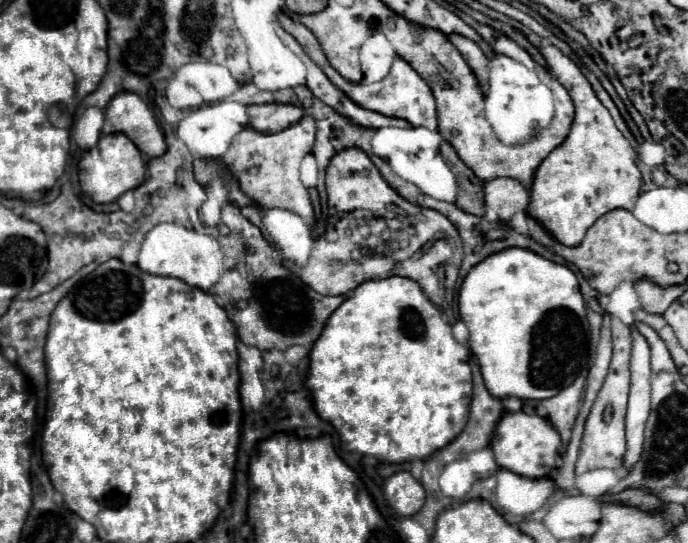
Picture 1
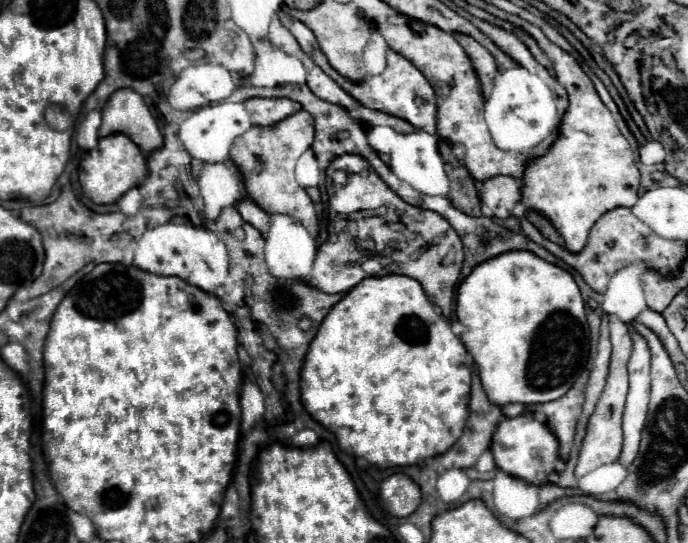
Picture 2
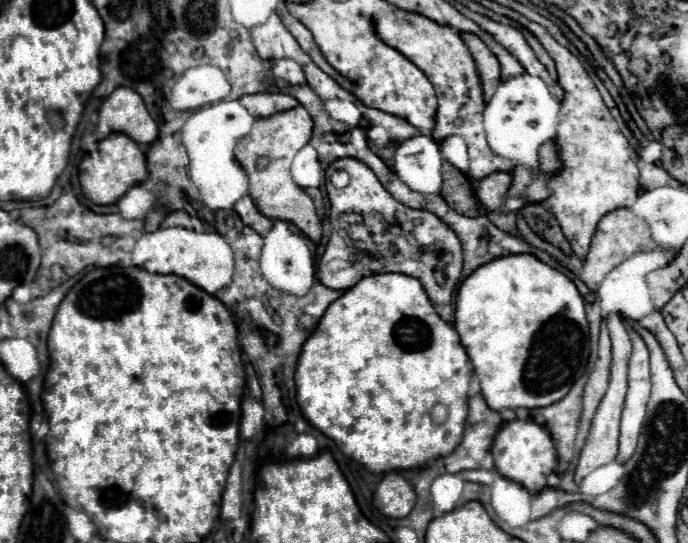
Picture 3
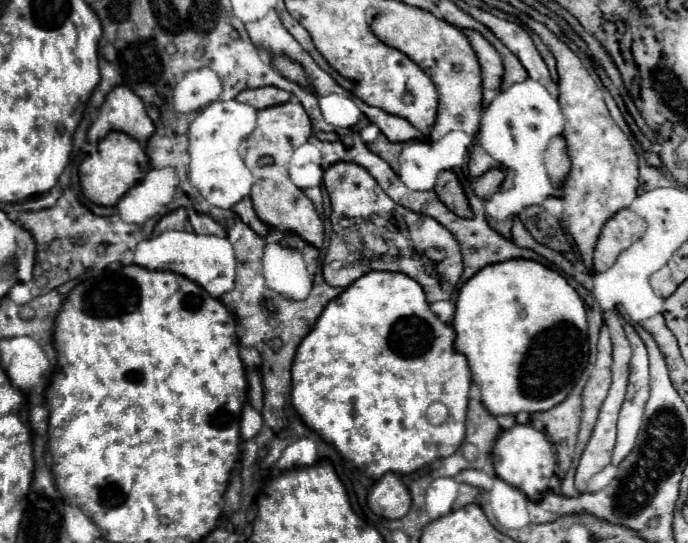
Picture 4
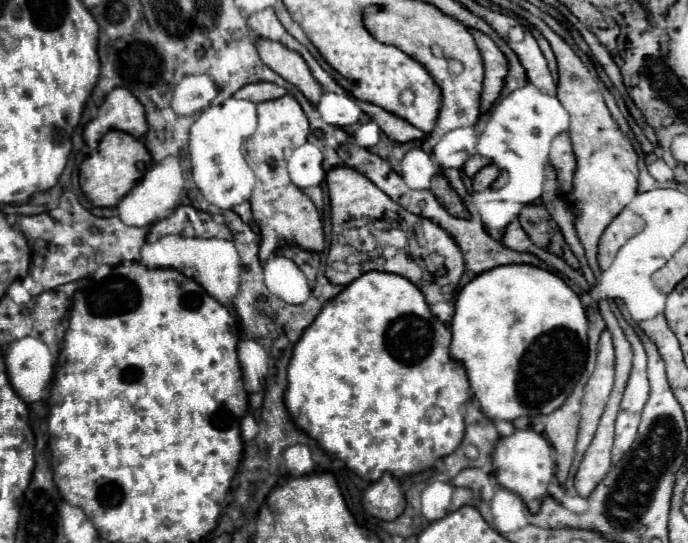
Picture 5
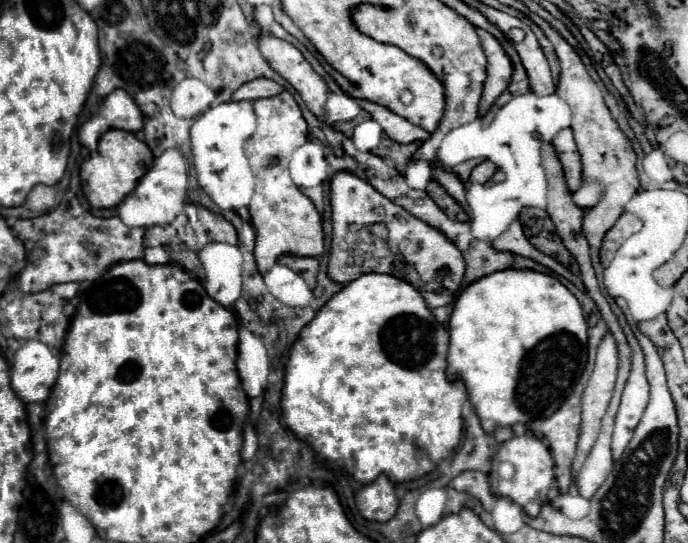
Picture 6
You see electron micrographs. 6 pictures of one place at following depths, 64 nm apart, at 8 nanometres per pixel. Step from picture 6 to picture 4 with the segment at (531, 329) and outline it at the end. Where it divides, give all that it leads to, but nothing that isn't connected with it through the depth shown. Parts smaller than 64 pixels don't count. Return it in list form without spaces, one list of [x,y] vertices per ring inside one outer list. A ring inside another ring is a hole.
[[[508,260],[508,262],[500,262],[500,264],[490,264],[488,268],[482,268],[478,274],[474,274],[468,282],[462,284],[462,288],[458,290],[458,298],[456,298],[456,314],[452,320],[452,328],[456,332],[454,338],[454,350],[464,354],[472,372],[472,382],[480,388],[482,394],[482,404],[484,408],[492,414],[492,416],[516,416],[518,412],[546,412],[550,408],[554,408],[556,404],[560,404],[572,390],[572,386],[576,384],[578,376],[582,374],[586,360],[588,360],[588,324],[586,324],[586,308],[582,298],[578,296],[578,292],[566,282],[564,276],[560,276],[558,272],[532,262],[532,260]]]

